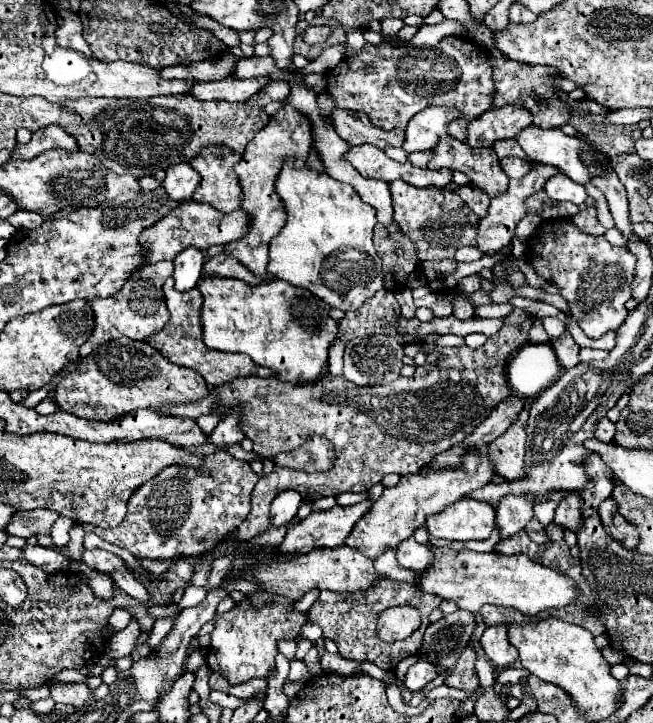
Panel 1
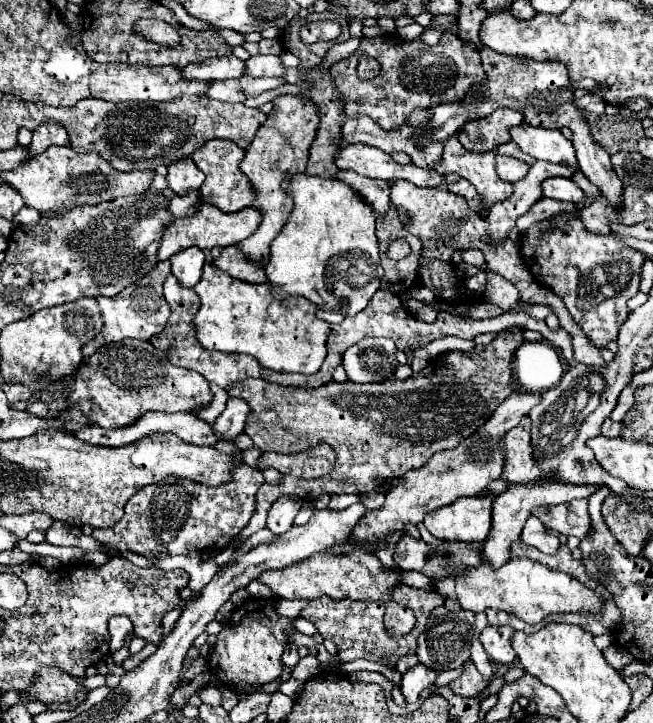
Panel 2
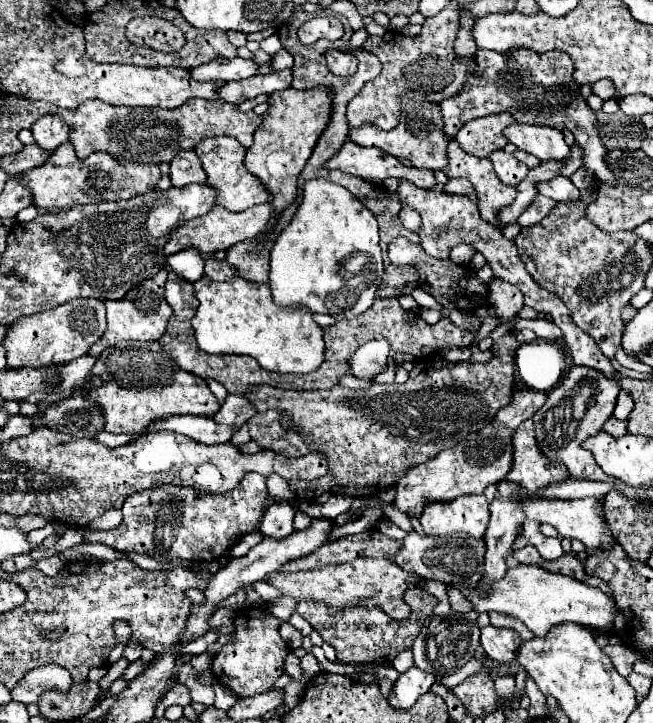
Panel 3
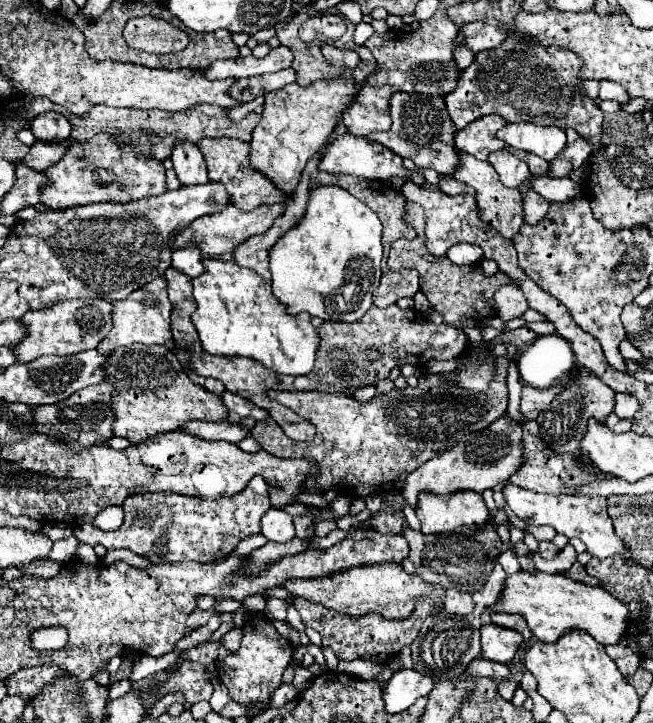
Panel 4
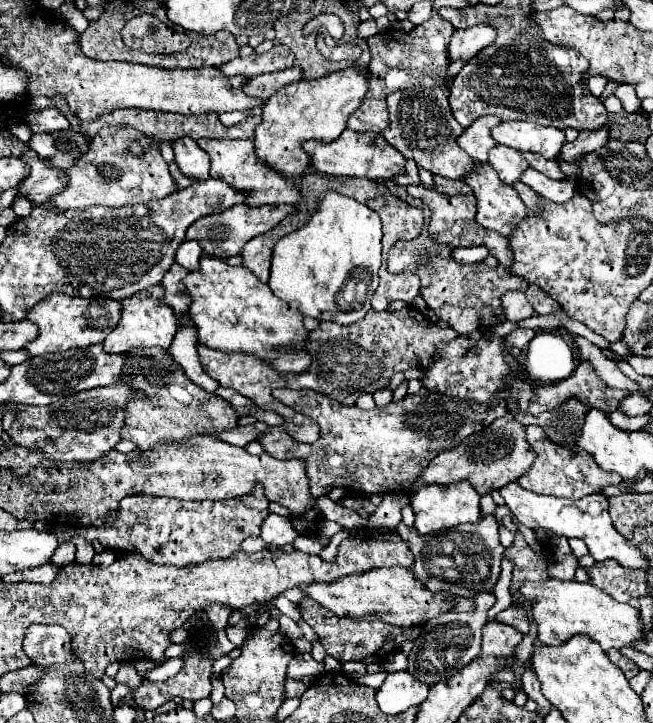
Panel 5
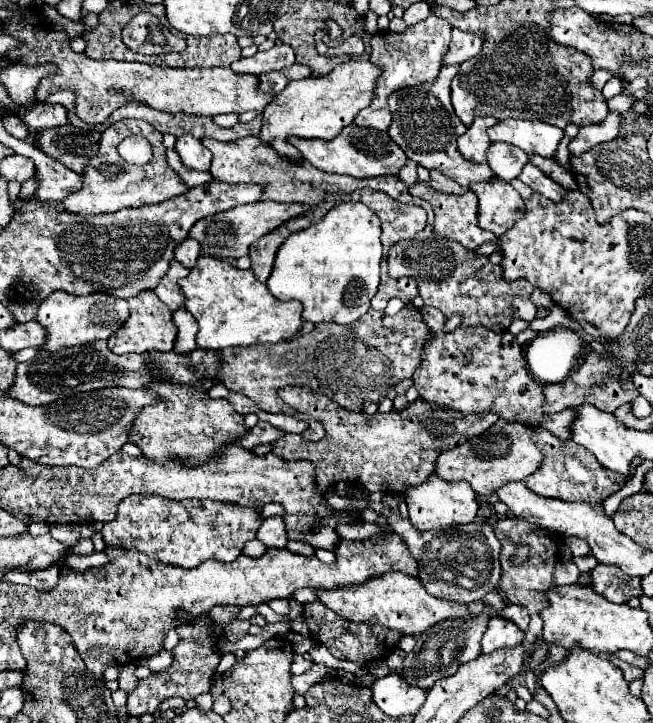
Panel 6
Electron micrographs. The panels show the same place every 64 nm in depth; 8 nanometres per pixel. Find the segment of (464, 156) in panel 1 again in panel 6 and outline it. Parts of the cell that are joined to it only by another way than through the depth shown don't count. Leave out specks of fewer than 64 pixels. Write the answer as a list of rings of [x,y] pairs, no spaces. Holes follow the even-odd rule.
[[[504,180],[472,182],[470,190],[478,196],[480,228],[496,236],[504,236],[524,216],[524,200],[520,200],[520,194]]]

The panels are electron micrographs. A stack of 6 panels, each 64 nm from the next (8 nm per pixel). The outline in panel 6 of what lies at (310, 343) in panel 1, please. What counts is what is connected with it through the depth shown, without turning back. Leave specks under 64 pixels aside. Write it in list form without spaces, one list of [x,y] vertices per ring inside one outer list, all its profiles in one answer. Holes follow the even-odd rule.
[[[200,256],[196,268],[180,280],[180,288],[186,296],[184,308],[196,318],[200,330],[196,342],[204,350],[222,350],[230,346],[250,346],[262,342],[290,340],[302,330],[300,302],[276,300],[266,284],[258,282],[250,270],[240,270],[234,264]]]

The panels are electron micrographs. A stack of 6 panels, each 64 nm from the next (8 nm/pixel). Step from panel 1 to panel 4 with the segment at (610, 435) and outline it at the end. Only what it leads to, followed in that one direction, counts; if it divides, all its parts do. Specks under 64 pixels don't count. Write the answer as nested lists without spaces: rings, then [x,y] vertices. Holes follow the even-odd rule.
[[[614,412],[606,418],[606,422],[604,422],[604,426],[606,428],[610,428],[612,432],[616,432],[616,434],[622,434],[622,432],[630,431],[630,426],[632,426],[632,420],[620,420]]]

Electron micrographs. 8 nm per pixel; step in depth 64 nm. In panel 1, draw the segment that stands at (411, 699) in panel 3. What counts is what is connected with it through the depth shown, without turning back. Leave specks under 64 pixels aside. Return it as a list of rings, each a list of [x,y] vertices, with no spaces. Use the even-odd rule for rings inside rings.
[[[418,660],[416,664],[412,664],[408,668],[408,674],[406,674],[406,680],[404,684],[408,686],[408,690],[420,690],[422,686],[426,686],[430,680],[436,678],[436,664],[432,664],[430,660]]]

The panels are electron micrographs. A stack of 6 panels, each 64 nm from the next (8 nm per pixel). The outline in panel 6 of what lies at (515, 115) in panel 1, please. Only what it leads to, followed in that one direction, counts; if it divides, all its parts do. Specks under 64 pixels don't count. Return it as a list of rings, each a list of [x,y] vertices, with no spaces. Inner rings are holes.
[[[480,116],[472,122],[472,126],[458,138],[458,150],[464,154],[464,158],[472,162],[486,162],[486,150],[492,144],[486,130],[494,126],[498,120],[492,116]]]

